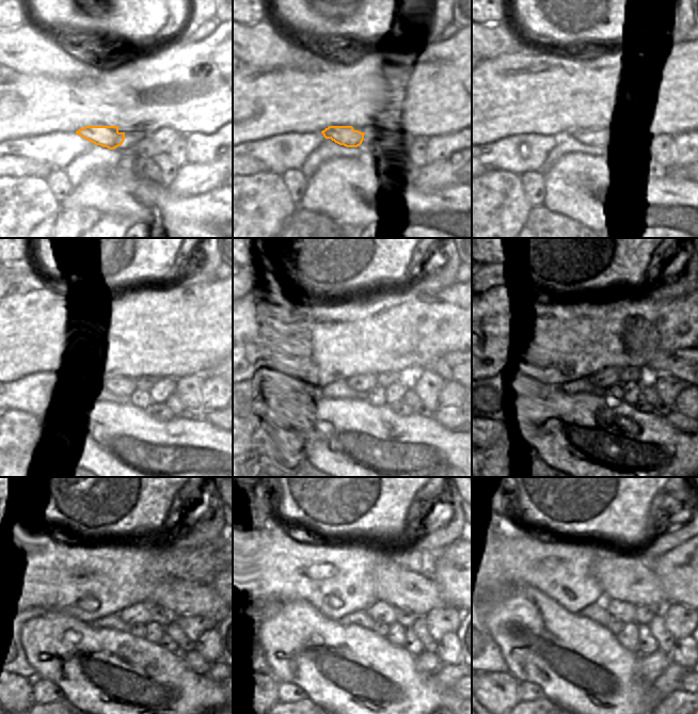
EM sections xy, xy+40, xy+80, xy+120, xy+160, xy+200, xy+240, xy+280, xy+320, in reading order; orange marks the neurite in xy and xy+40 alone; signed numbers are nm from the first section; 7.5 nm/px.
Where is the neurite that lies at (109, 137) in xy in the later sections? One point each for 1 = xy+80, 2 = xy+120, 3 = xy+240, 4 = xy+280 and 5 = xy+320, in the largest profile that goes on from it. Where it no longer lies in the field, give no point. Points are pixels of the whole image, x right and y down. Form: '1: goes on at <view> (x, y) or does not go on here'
1: goes on at xy+80 (587, 137)
2: goes on at xy+120 (123, 385)
3: goes on at xy+240 (140, 613)
4: goes on at xy+280 (379, 611)
5: goes on at xy+320 (623, 612)

